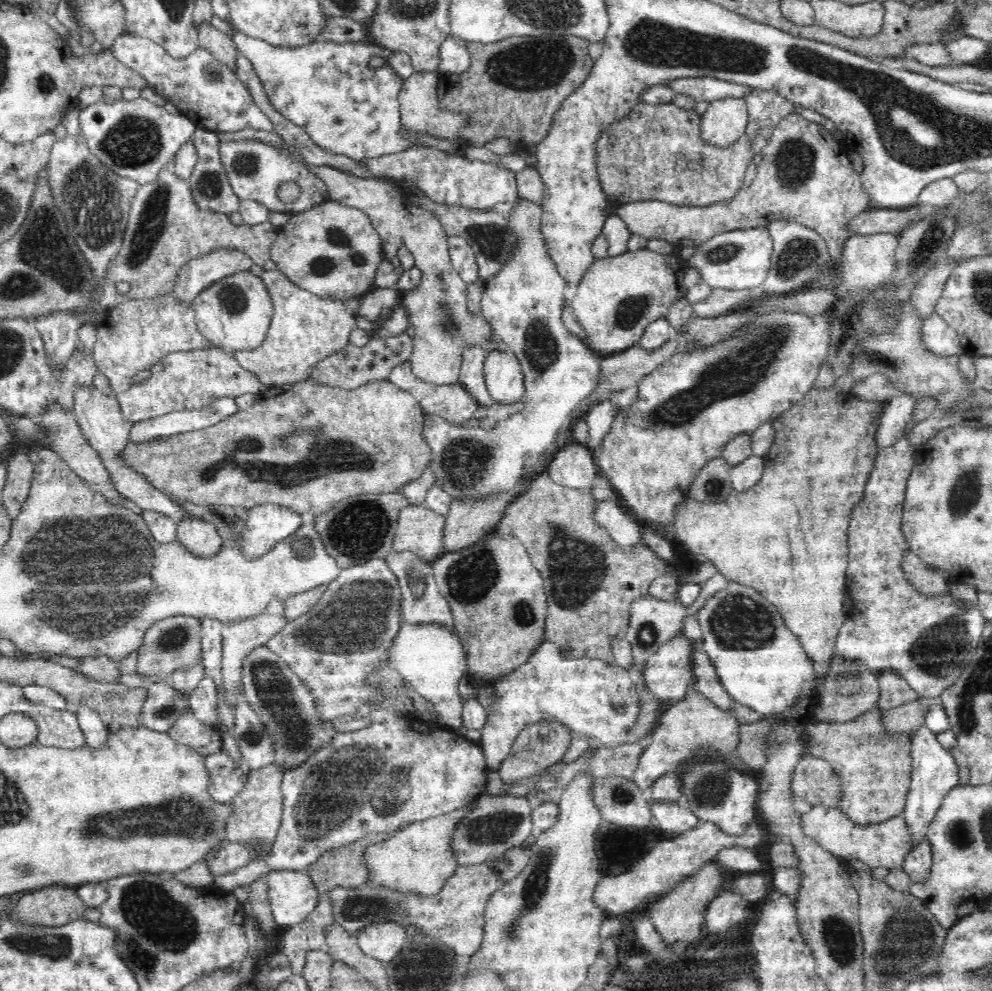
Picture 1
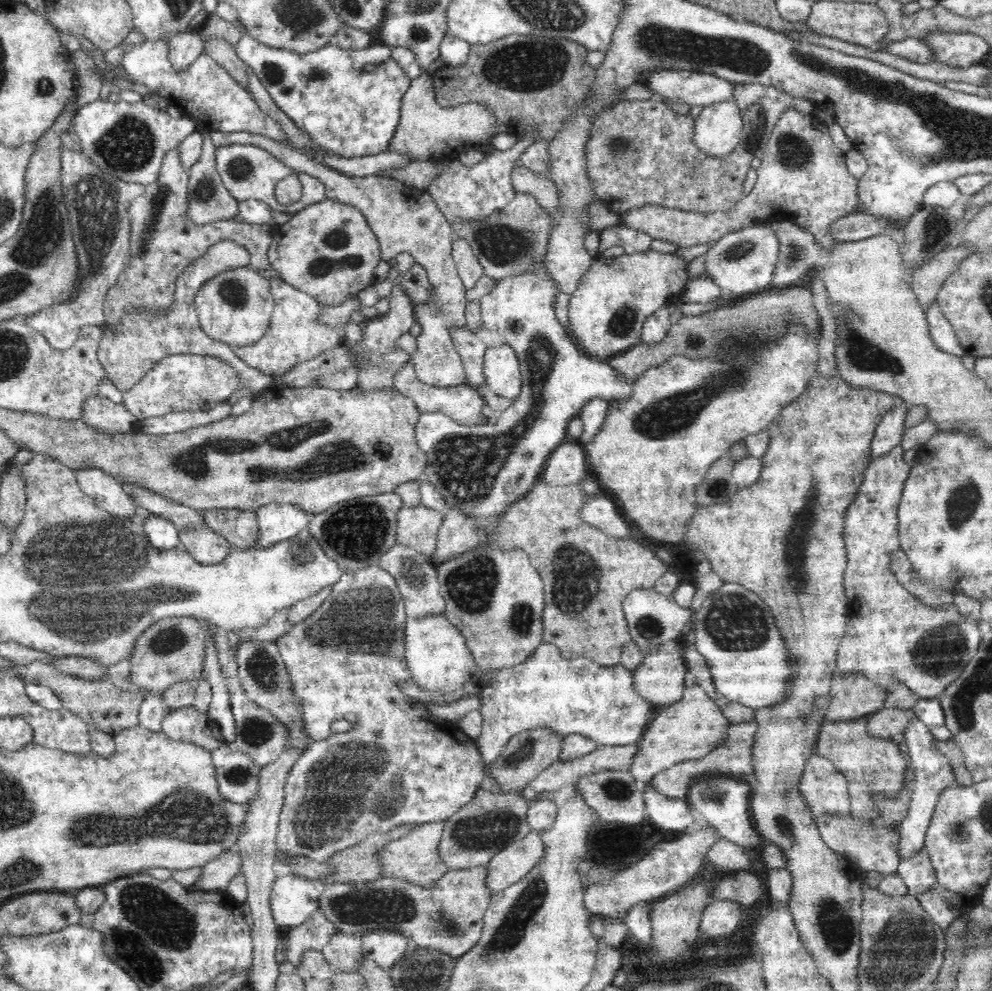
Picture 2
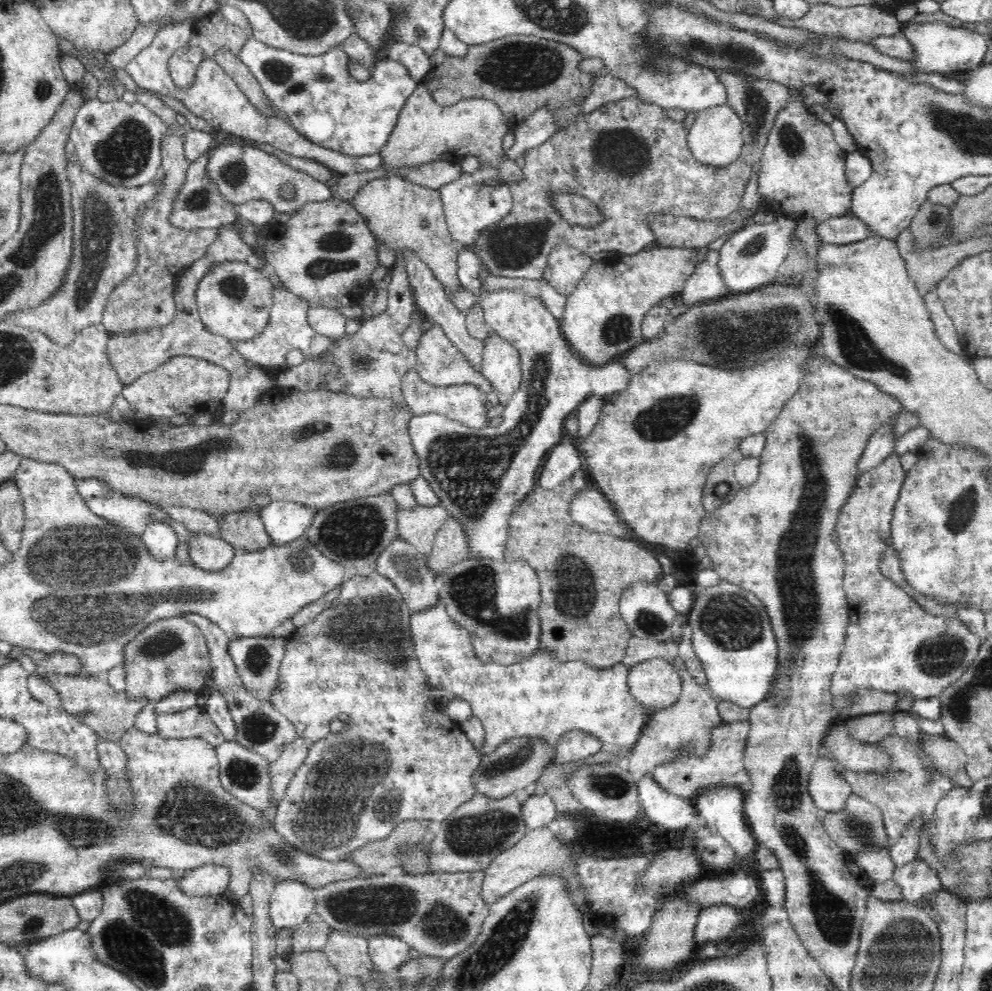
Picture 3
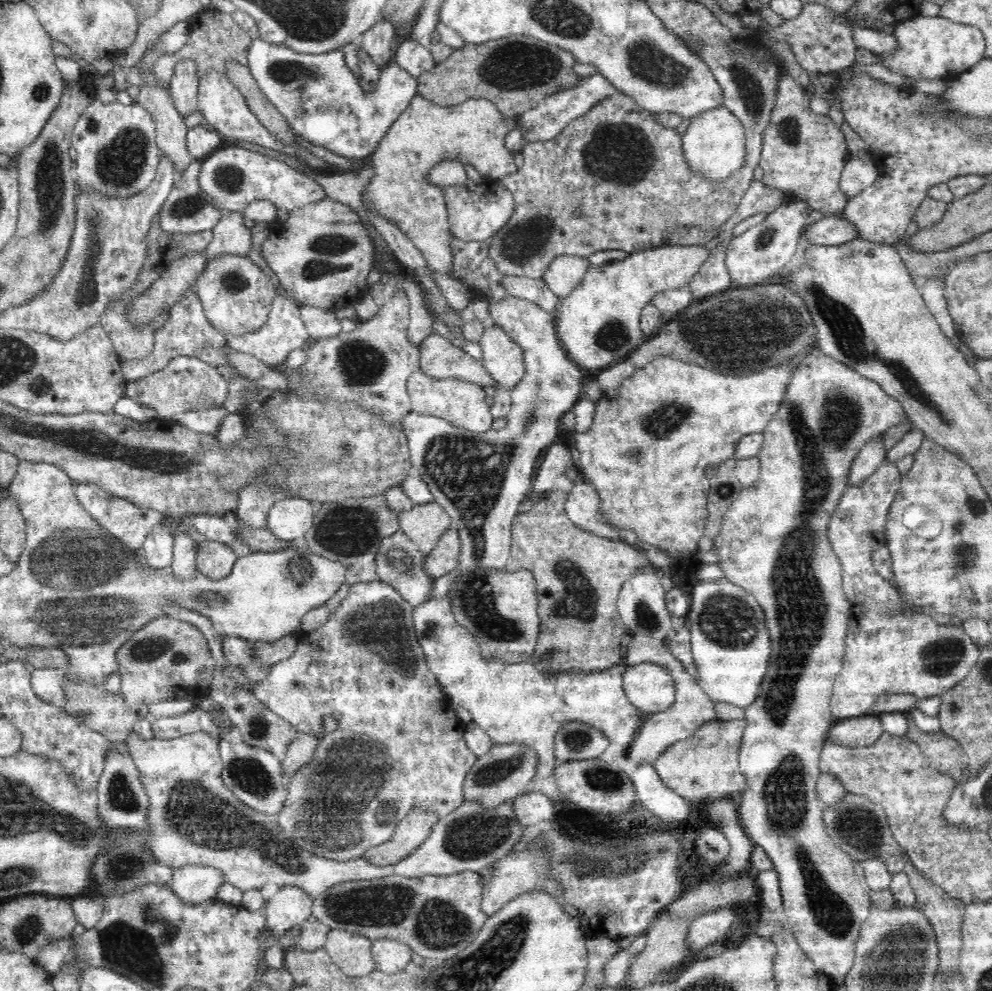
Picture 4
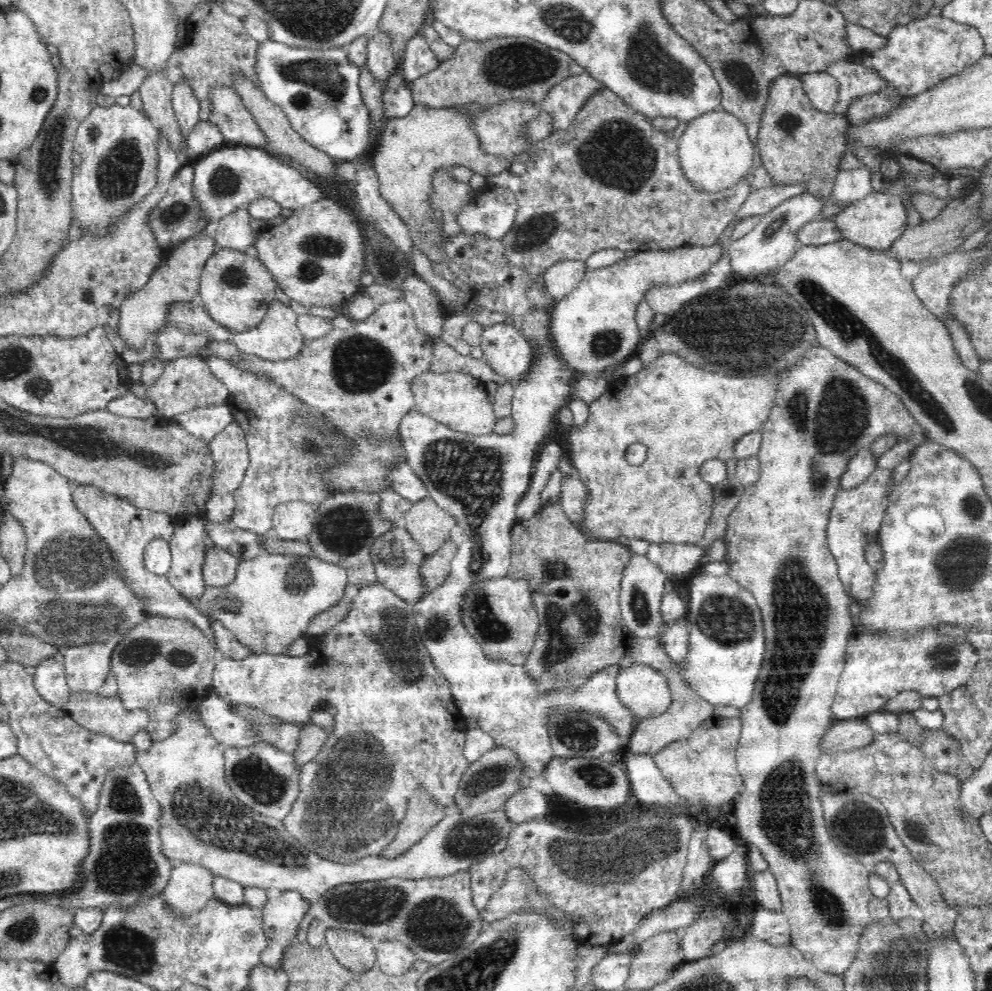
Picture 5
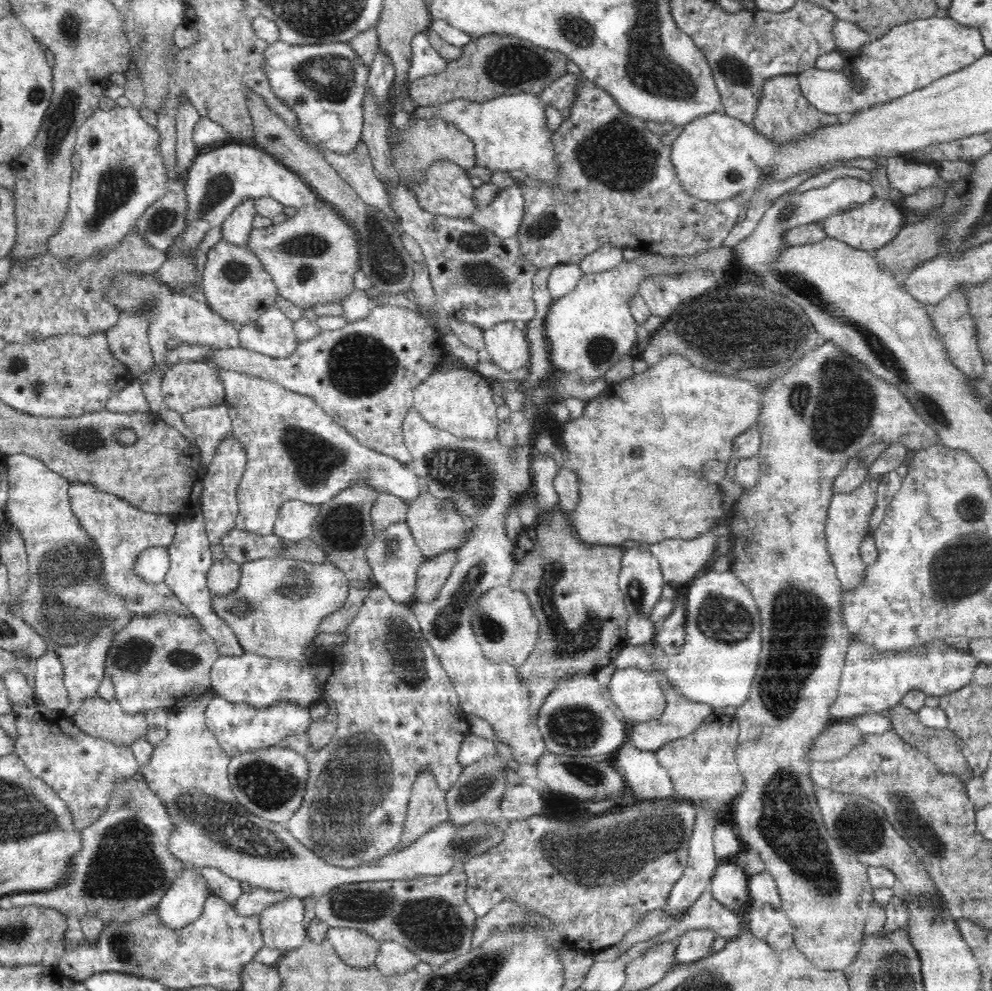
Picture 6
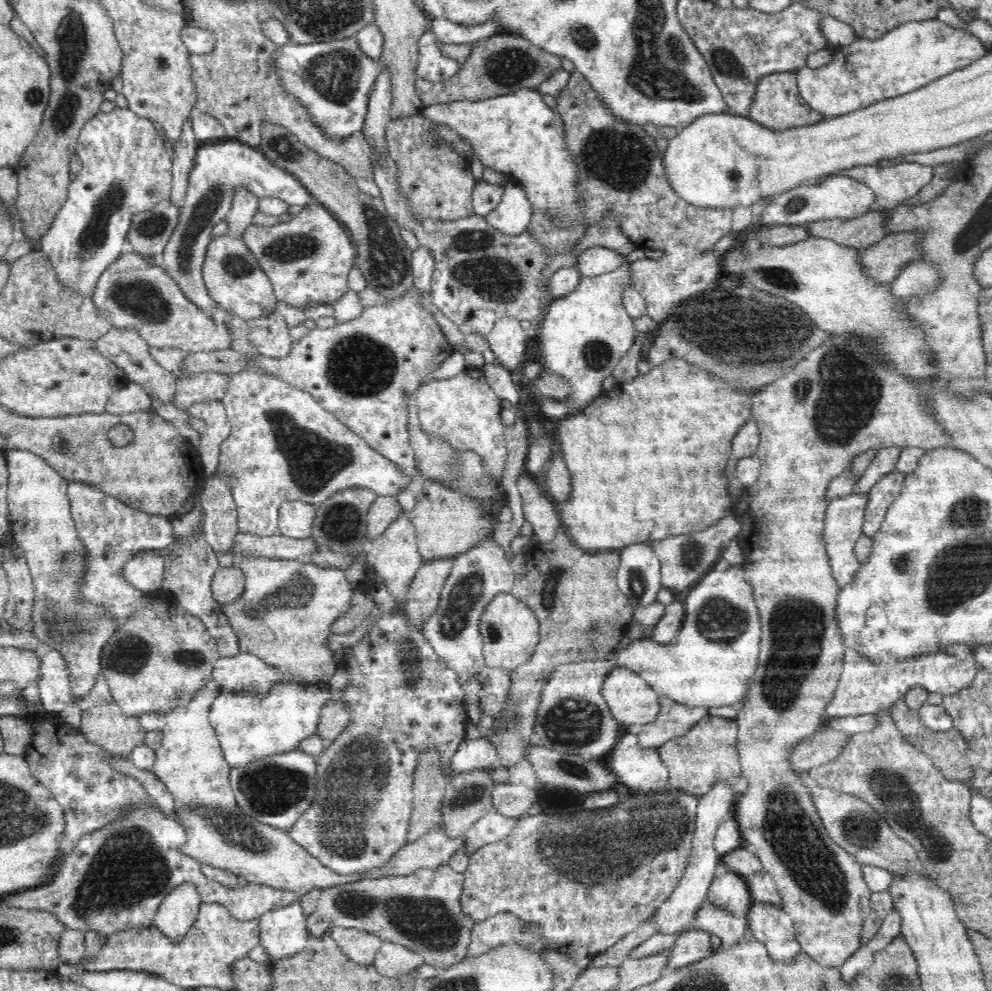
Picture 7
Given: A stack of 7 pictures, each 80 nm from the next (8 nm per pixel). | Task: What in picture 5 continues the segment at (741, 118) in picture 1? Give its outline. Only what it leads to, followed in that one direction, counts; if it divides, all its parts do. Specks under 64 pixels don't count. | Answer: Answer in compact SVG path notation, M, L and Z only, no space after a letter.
M718 108L694 118L677 139L678 161L686 179L698 189L708 193L718 193L736 187L745 177L753 177L756 160L759 158L757 145L750 142L748 127L733 114Z

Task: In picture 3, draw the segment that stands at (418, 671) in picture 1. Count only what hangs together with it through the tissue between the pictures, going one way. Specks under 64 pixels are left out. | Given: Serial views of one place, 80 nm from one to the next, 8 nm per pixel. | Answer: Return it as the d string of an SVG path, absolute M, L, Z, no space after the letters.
M442 600L433 607L411 613L410 630L415 656L430 688L452 693L454 698L468 702L470 712L483 724L486 740L482 755L495 751L500 744L513 738L533 736L541 738L548 748L555 748L554 764L564 766L586 760L603 749L607 752L631 750L650 719L651 712L630 695L626 680L629 670L623 663L606 669L594 668L582 660L560 663L554 653L540 649L529 660L518 664L483 664L475 654L471 635L450 618Z

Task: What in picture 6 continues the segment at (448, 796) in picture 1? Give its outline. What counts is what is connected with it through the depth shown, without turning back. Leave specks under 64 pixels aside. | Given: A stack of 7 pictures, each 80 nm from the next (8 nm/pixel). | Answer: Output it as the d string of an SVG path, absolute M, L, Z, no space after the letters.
M378 585L370 589L370 594L364 600L358 616L354 618L354 622L342 634L347 636L347 642L332 653L324 653L324 658L318 658L314 663L278 661L278 659L268 659L251 653L244 653L242 656L221 656L215 661L211 671L211 690L218 697L224 698L224 700L250 704L253 708L268 708L268 706L272 706L276 702L282 702L282 700L289 700L289 702L294 702L301 708L306 708L306 706L312 707L316 703L327 703L328 700L334 700L336 710L338 710L338 728L336 728L332 740L324 748L315 751L312 756L308 757L310 773L306 794L304 794L304 802L298 808L298 812L294 812L294 816L288 820L286 827L296 840L299 840L306 848L309 848L328 864L340 868L356 868L356 866L360 866L364 862L372 862L372 860L384 858L387 853L390 853L390 850L394 850L398 846L402 830L404 830L406 814L408 814L411 788L420 772L432 772L444 794L458 781L460 774L464 770L464 767L458 762L458 755L463 740L470 731L468 717L460 707L461 701L456 687L454 687L452 679L449 678L446 670L442 667L430 644L425 640L418 619L408 603L398 604L394 602L390 595Z

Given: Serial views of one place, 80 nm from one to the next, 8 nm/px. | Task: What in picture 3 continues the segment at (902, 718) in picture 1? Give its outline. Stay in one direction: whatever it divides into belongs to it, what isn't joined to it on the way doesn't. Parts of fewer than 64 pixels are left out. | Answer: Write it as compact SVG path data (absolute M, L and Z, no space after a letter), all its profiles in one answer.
M895 712L875 713L849 717L845 722L849 734L861 742L877 743L886 735L894 735L893 714Z

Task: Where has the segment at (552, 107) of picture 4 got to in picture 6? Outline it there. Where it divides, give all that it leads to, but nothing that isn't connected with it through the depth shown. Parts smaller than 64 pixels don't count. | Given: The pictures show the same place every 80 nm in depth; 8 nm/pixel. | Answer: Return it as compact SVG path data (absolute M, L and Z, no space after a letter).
M566 73L554 79L551 85L544 87L539 94L540 99L546 104L551 104L562 113L562 120L569 114L572 108L578 74Z

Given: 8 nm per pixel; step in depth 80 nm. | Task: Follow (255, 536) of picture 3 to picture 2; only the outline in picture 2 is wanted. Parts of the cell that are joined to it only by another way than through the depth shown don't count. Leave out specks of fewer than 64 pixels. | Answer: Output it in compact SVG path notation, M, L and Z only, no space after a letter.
M240 509L202 510L205 524L221 534L235 549L252 549L258 540L256 513Z

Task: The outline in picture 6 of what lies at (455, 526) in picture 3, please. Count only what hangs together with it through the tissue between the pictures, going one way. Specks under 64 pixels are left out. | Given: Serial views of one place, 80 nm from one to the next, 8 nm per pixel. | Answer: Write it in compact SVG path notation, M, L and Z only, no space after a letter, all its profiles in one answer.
M448 550L444 554L438 554L427 559L420 565L417 572L416 588L410 607L418 602L432 602L440 594L457 560L457 551Z

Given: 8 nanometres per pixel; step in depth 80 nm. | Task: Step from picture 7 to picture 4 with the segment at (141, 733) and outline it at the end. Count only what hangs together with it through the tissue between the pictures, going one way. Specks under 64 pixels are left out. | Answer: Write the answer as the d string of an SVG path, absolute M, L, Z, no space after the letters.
M65 680L62 687L64 687L66 694L66 705L64 708L69 716L83 722L92 730L102 733L112 743L124 743L130 732L133 732L134 724L138 720L144 720L144 718L149 716L148 705L140 704L136 707L130 707L126 705L121 694L108 692L103 684L74 684Z

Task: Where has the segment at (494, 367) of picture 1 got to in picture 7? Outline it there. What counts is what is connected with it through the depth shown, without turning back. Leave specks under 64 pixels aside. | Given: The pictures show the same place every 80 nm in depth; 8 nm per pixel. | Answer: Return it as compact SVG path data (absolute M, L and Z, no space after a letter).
M510 316L497 320L492 332L486 336L489 348L495 354L496 363L511 373L526 362L526 344L530 333L522 329L521 322Z

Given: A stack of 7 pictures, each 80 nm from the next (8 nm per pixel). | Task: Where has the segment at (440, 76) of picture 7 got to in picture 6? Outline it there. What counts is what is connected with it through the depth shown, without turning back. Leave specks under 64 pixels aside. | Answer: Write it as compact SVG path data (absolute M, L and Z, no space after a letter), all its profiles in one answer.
M418 32L410 41L412 58L408 68L408 80L413 81L432 74L442 74L448 68L448 61L433 50L426 32Z

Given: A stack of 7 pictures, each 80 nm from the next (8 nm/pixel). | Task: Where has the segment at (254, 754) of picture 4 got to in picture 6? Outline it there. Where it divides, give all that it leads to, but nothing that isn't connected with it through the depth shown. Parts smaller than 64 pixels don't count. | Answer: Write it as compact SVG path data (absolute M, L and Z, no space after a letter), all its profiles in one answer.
M284 746L238 754L229 762L229 782L237 801L264 820L284 824L304 802L309 773L308 757Z

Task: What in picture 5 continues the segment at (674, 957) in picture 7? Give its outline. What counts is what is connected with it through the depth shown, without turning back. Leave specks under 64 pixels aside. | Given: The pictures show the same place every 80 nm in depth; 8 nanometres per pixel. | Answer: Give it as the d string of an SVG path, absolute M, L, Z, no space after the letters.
M718 919L697 920L683 929L681 947L686 963L708 957L720 937L727 937L725 924Z

